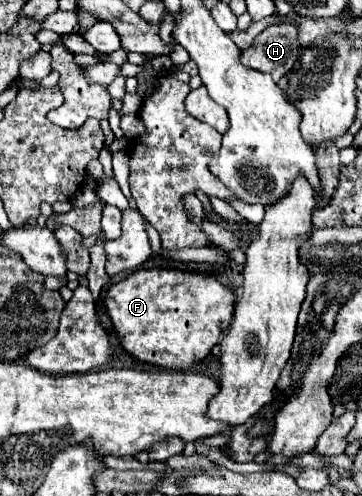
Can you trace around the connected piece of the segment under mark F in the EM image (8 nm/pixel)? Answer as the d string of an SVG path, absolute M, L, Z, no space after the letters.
M140 268L110 286L104 304L118 340L136 360L172 370L202 362L232 322L236 296L216 276L178 268Z

